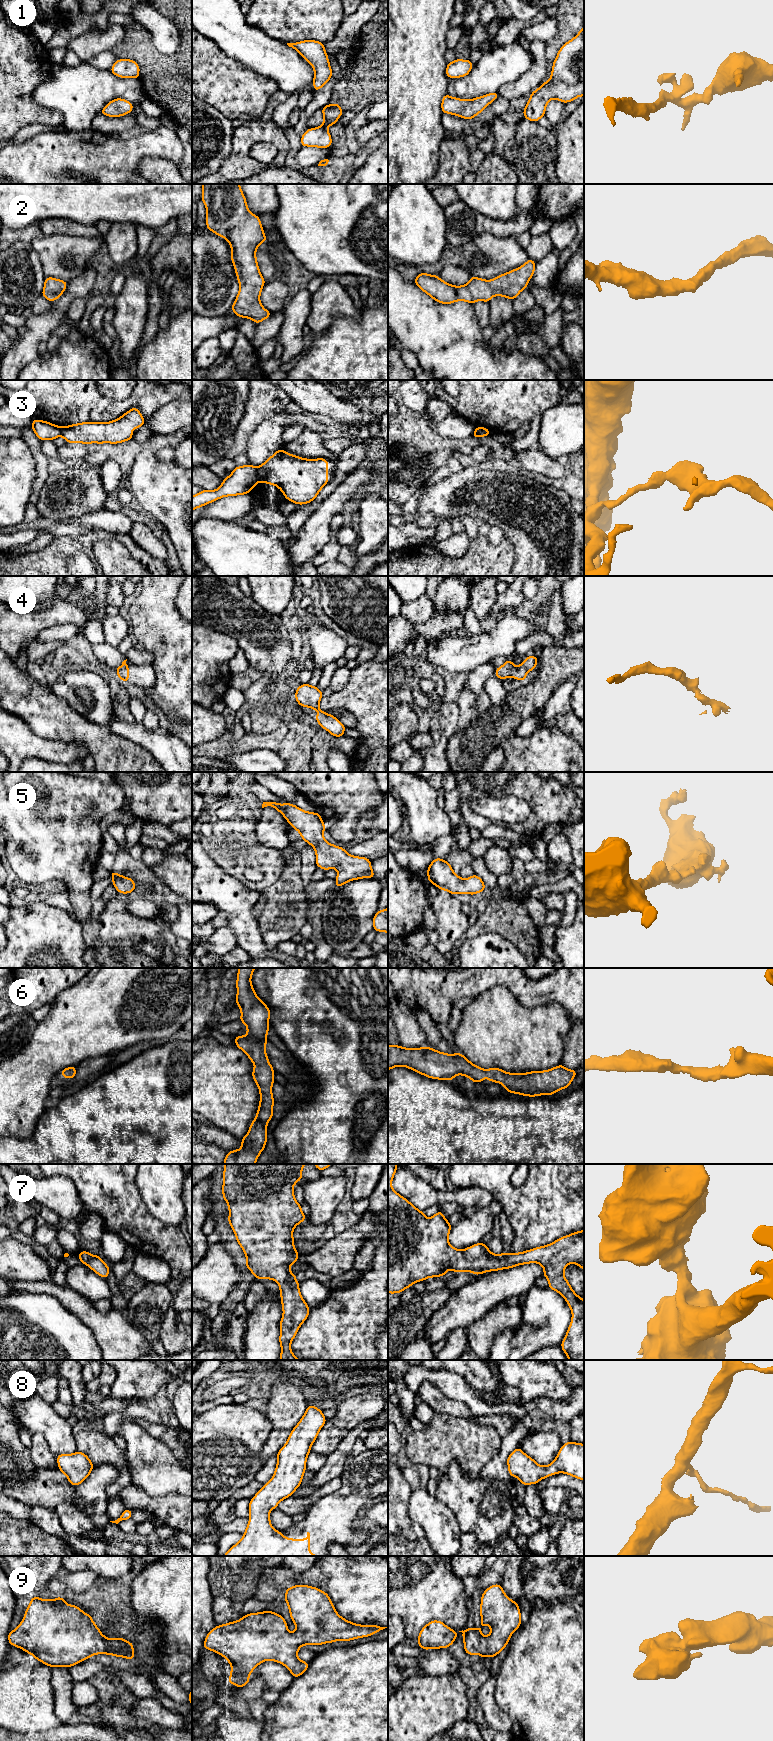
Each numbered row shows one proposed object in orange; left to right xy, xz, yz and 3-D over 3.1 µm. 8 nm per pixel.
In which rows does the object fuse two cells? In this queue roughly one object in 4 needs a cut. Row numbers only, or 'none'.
3, 4

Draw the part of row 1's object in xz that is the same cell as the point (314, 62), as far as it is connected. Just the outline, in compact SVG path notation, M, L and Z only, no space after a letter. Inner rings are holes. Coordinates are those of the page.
M304 40L297 43L287 43L287 45L297 50L311 64L314 69L314 92L318 91L333 75L324 43L316 40Z

